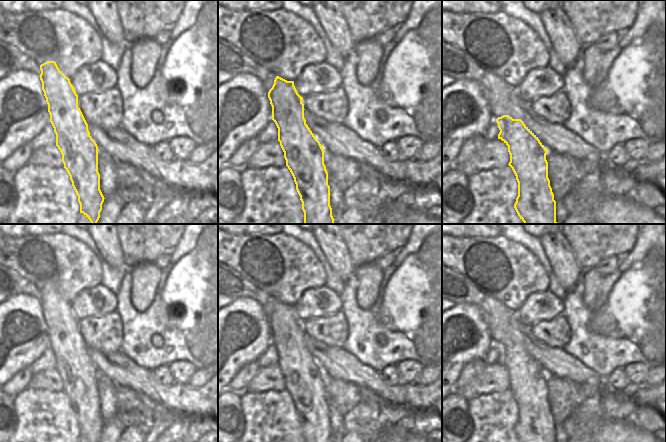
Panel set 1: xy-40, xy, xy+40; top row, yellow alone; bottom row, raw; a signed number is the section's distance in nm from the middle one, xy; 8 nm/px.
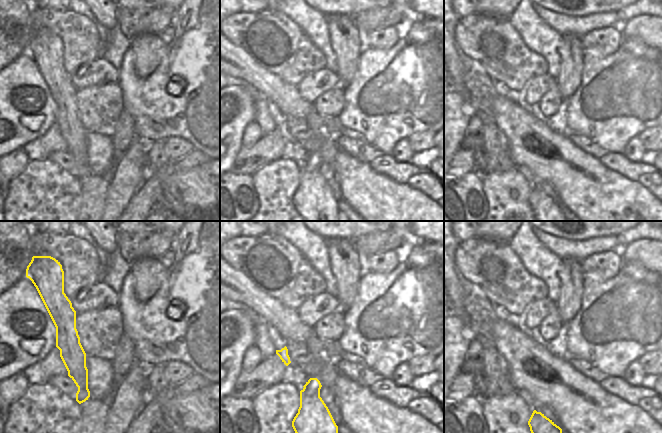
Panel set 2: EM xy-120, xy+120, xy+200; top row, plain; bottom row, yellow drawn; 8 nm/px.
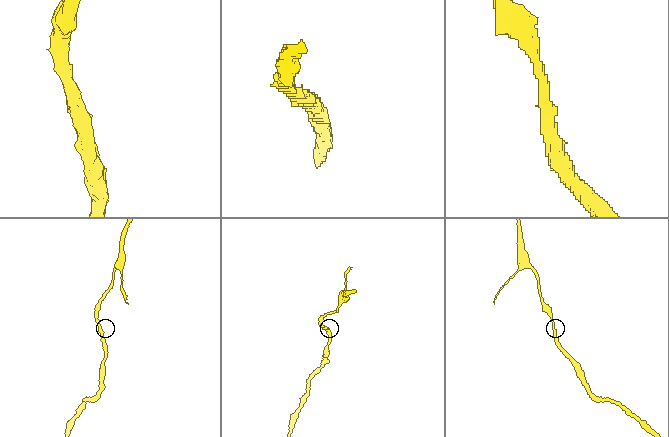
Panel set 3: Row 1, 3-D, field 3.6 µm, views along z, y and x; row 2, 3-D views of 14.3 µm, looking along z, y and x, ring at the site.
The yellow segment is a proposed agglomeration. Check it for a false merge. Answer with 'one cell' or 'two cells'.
one cell

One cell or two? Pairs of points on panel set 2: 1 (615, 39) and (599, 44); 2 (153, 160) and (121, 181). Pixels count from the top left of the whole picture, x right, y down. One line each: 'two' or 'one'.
1: one
2: two

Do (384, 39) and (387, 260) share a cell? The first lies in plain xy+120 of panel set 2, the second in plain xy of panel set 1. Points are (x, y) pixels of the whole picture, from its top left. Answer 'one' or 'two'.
one

